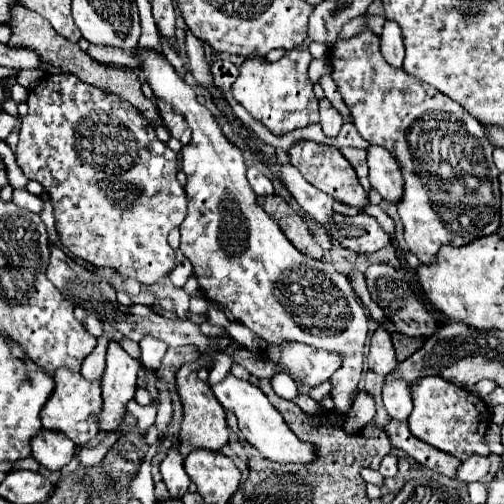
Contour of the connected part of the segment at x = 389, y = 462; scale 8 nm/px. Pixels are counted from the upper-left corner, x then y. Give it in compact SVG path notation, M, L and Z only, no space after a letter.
M387 455L383 457L381 465L379 465L379 473L383 477L395 477L397 475L397 457L395 455Z

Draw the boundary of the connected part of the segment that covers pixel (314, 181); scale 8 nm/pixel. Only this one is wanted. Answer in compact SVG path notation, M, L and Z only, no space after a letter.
M299 141L295 145L291 145L291 149L287 151L289 155L289 163L293 167L297 167L301 171L301 175L313 185L317 187L319 191L331 195L333 199L341 201L341 203L347 203L347 205L355 205L359 209L363 209L367 205L367 193L363 191L363 187L359 185L357 177L355 177L355 171L351 169L349 161L335 149L335 147L329 147L329 145L321 145L321 143L315 143L315 141Z

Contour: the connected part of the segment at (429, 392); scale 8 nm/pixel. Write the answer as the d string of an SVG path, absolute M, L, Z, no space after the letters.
M421 377L419 381L411 383L413 393L413 413L409 415L407 423L415 437L421 441L441 449L465 461L471 455L489 455L489 447L485 443L485 431L491 425L491 413L481 397L475 393L443 379L443 377Z

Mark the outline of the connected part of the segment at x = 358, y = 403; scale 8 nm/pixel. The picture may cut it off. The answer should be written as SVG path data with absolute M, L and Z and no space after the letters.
M359 391L353 407L349 409L349 419L345 423L345 429L349 433L355 433L355 431L361 429L361 425L369 423L373 419L373 415L375 415L375 401L373 401L373 397L369 393Z

